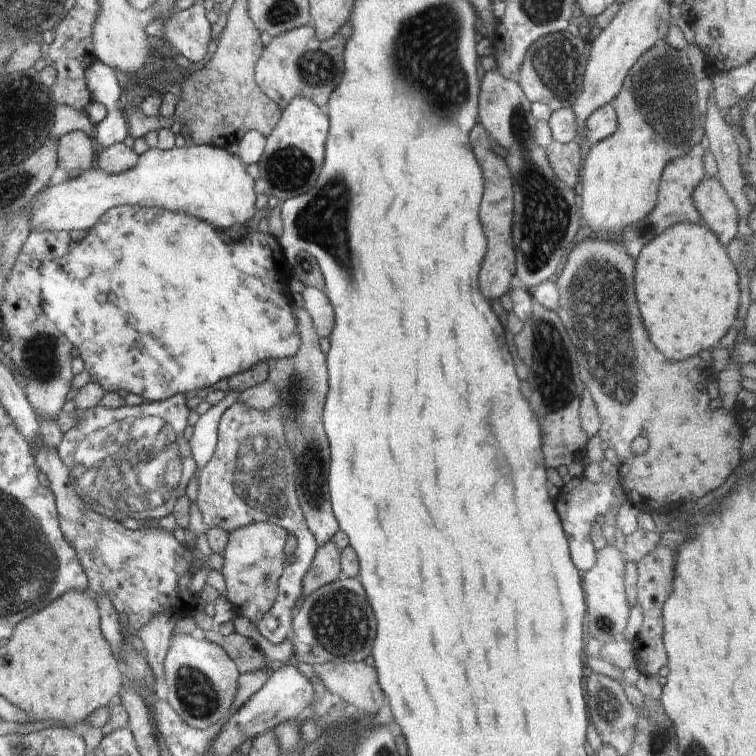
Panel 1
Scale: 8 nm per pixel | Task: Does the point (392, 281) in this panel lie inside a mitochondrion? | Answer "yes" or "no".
no

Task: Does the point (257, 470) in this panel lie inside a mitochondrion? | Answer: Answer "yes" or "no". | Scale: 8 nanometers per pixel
yes

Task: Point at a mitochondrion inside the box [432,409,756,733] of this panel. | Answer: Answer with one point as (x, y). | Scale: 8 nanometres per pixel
(611, 706)

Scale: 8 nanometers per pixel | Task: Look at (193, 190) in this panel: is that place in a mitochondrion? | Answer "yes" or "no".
no

